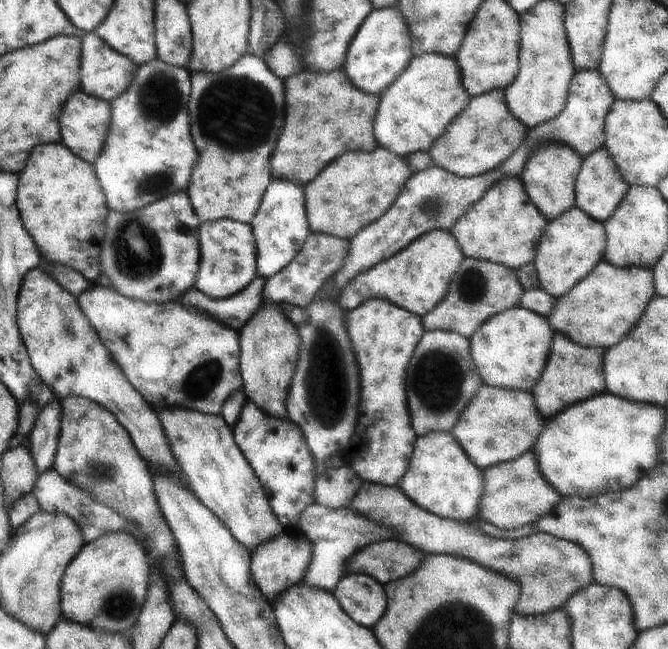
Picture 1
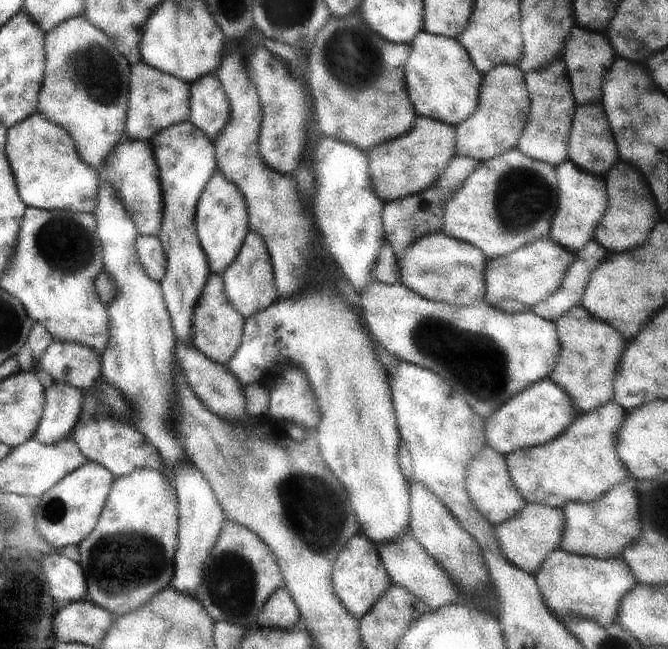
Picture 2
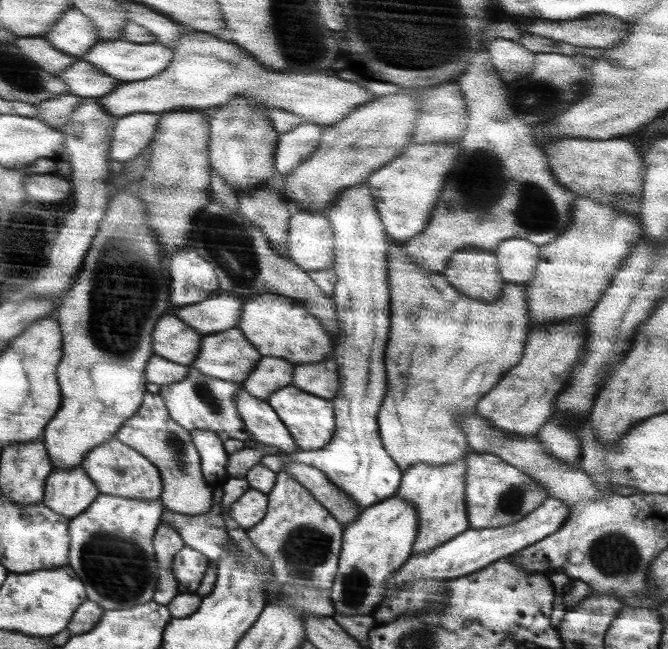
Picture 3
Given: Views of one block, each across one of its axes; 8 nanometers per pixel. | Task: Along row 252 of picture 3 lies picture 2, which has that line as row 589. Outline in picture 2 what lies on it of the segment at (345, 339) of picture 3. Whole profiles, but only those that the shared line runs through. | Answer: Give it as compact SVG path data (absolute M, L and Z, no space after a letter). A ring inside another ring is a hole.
M364 535L350 538L345 549L338 554L333 577L337 597L346 610L359 620L388 592L390 586L390 575L382 562L380 547Z

